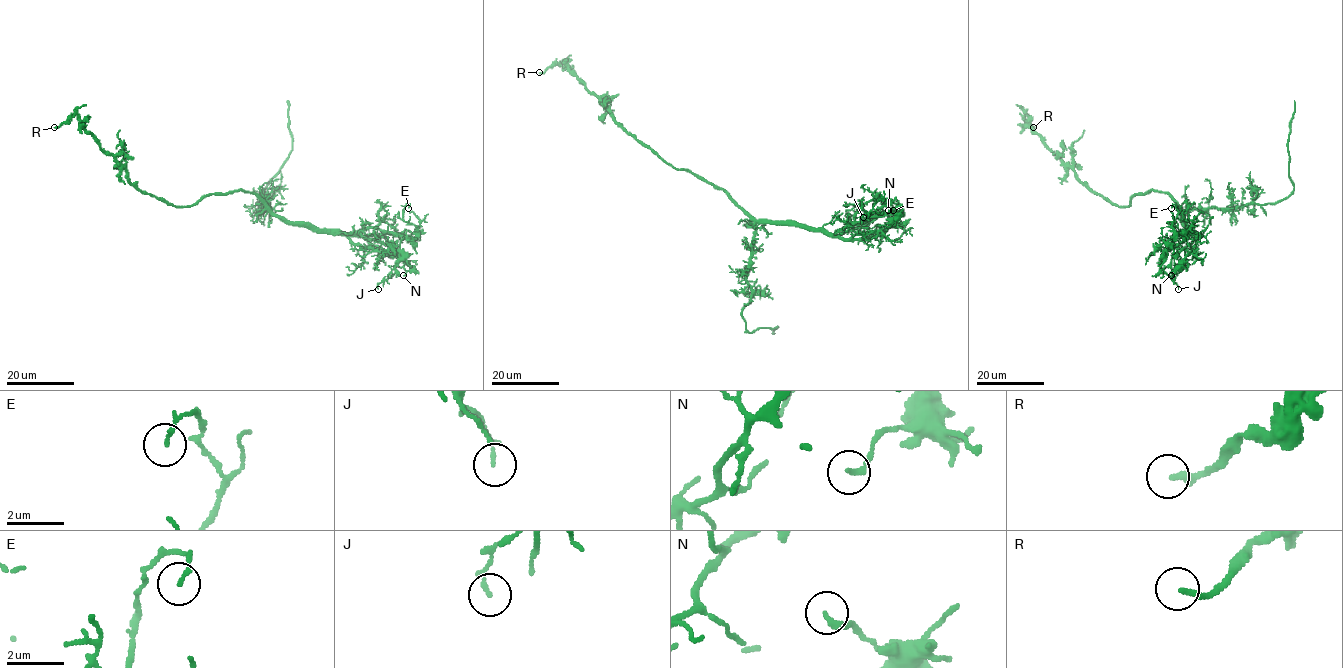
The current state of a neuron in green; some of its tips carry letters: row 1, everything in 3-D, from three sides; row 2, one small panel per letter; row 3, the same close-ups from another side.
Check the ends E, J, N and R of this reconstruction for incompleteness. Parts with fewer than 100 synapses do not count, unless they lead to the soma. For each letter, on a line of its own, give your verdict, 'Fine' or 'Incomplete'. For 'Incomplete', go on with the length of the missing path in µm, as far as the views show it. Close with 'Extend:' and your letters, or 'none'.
E: Fine
J: Fine
N: Fine
R: Fine
Extend: none

